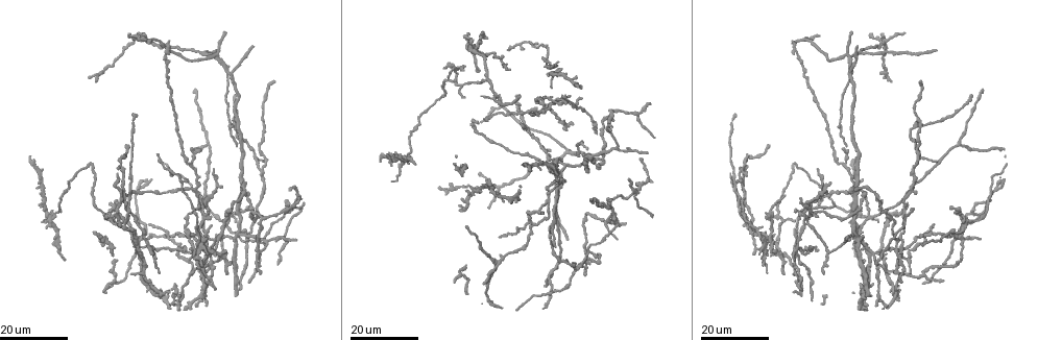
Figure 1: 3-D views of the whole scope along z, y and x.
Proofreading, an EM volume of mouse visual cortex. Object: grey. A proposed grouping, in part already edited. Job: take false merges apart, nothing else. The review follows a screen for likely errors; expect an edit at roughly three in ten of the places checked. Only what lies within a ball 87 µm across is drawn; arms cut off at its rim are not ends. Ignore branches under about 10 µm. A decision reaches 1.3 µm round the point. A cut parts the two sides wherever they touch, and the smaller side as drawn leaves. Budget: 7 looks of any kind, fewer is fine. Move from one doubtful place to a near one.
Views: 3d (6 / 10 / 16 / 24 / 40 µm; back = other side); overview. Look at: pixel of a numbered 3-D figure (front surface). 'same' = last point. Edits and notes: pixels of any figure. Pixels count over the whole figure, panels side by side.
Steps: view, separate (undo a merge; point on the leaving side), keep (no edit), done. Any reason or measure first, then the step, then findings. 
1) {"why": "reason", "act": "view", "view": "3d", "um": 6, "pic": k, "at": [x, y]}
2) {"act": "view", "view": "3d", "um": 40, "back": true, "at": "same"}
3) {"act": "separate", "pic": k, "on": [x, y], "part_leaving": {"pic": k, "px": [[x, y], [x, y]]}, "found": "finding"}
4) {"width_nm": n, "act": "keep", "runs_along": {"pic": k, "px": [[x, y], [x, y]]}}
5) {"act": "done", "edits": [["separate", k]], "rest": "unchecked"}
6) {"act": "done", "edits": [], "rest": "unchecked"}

{"why": "looks like a crossing", "act": "view", "view": "3d", "um": 24, "pic": 1, "at": [797, 251]}

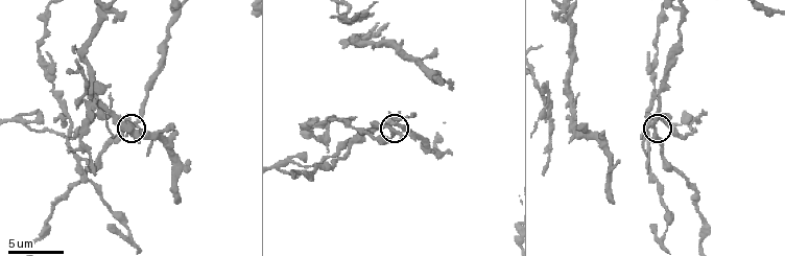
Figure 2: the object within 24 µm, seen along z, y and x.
{"why": "zoom in", "act": "view", "view": "3d", "um": 10, "pic": 2, "at": [652, 125]}

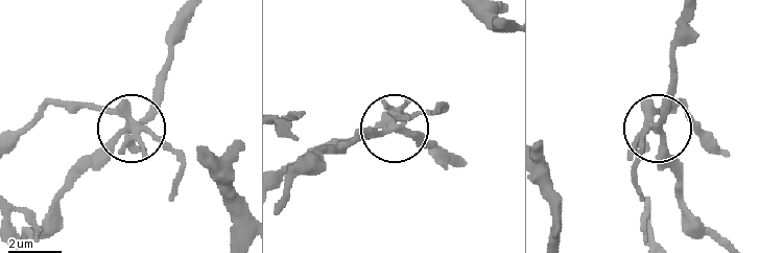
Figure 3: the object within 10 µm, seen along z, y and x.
{"act": "separate", "pic": 3, "on": [105, 109], "part_leaving": {"pic": 3, "px": [[136, 128], [97, 108], [50, 102], [17, 130]]}, "found": "two cells meet here"}

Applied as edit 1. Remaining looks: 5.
{"why": "four arms meet", "act": "view", "view": "3d", "um": 24, "pic": 1, "at": [226, 224]}

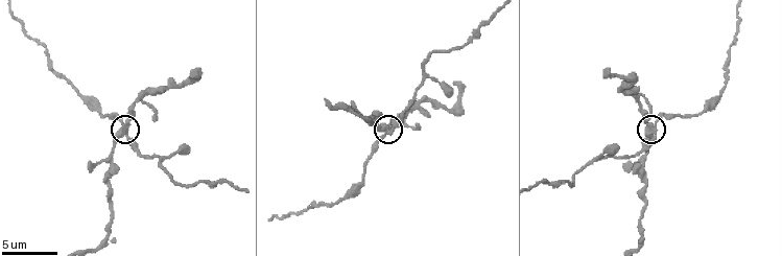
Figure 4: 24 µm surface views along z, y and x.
{"act": "view", "view": "3d", "um": 6, "pic": 4, "at": [125, 130]}

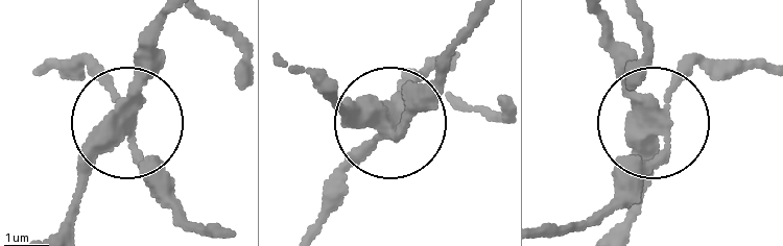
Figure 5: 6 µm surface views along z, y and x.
{"act": "view", "view": "3d", "um": 6, "back": true, "pic": 5, "at": [389, 126]}

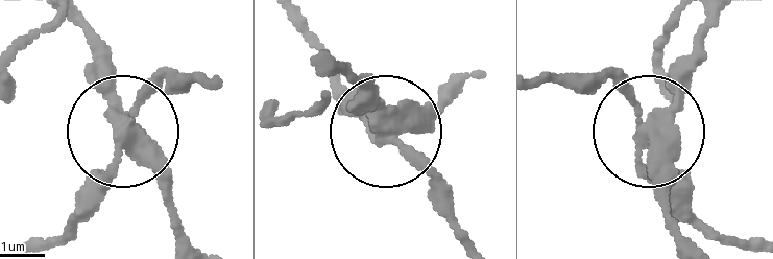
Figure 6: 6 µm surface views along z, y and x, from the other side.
{"arms": 4, "act": "separate", "pic": 6, "on": [110, 187], "part_leaving": {"pic": 6, "px": [[121, 131], [159, 81], [203, 77]]}, "found": "two cells meet here"}

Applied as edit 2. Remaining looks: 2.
{"act": "done", "edits": [["separate", 3], ["separate", 6]], "rest": "unchecked"}

